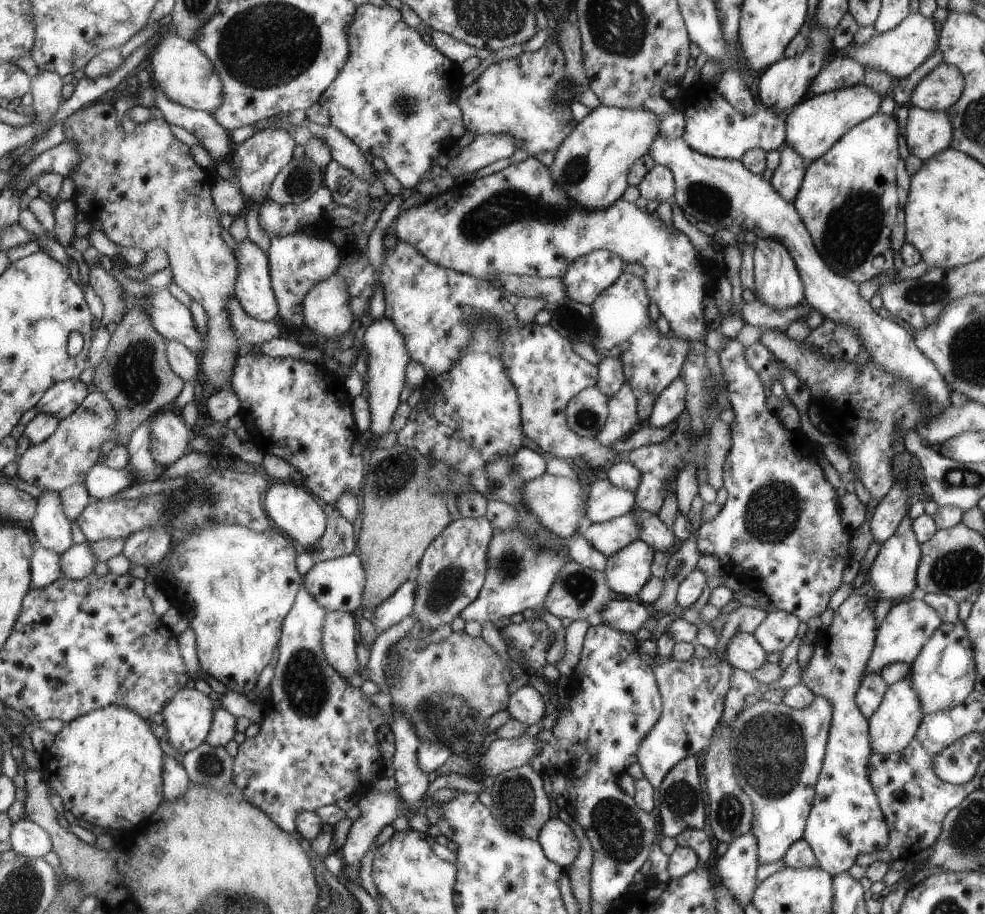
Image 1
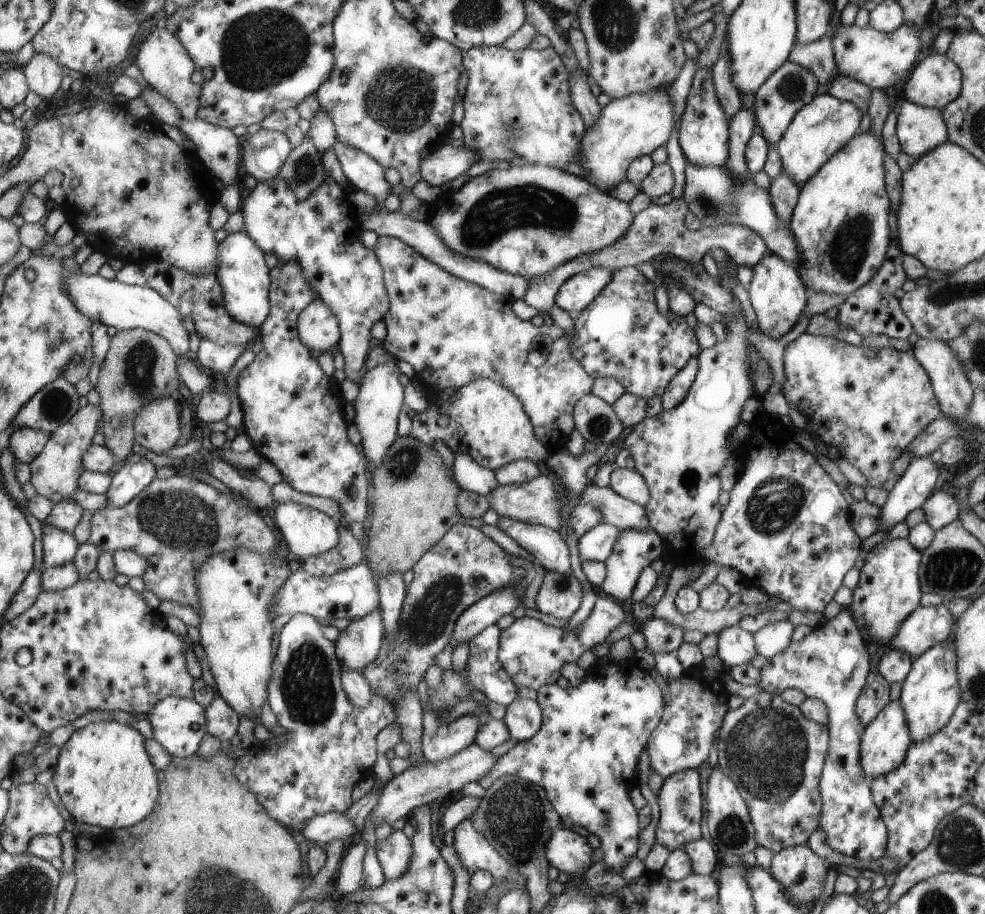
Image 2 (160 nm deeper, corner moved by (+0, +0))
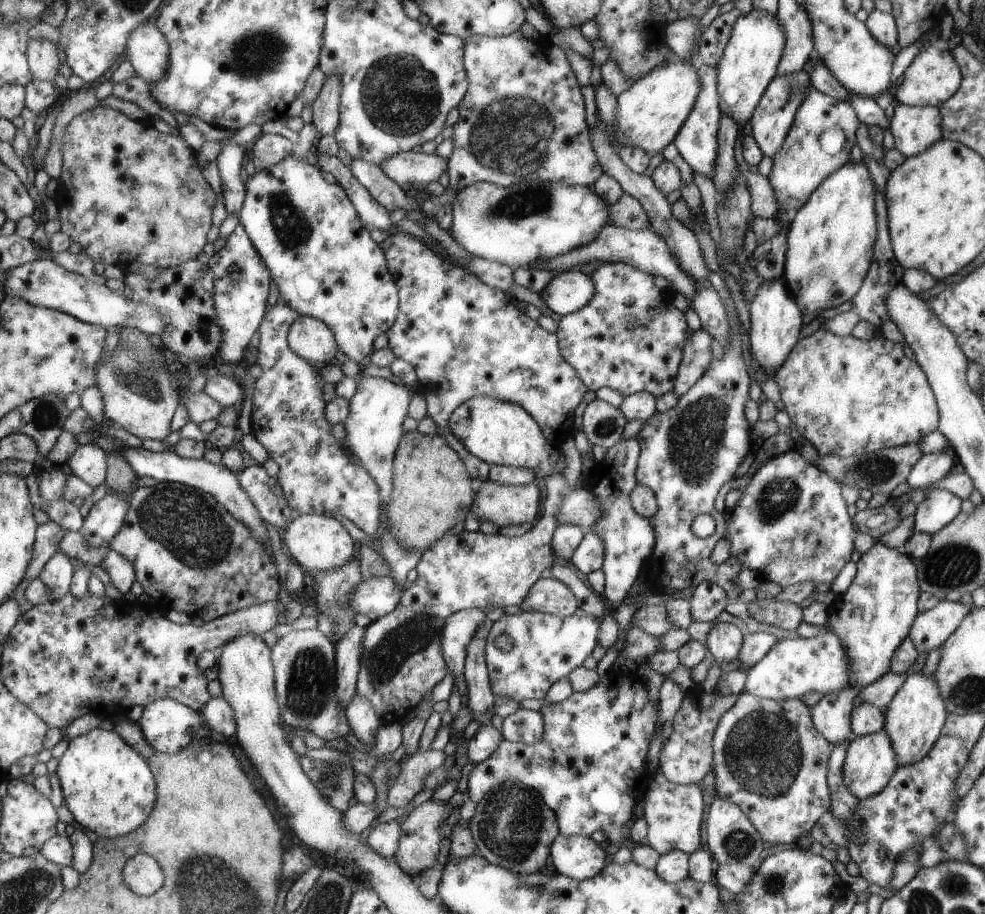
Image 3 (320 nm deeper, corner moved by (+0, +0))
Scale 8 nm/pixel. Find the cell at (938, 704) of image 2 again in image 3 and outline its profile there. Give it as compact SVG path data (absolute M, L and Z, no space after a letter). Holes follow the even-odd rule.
M921 671L912 672L892 696L884 714L883 728L892 743L897 768L917 763L928 754L941 734L946 716L944 700L932 674L927 677Z

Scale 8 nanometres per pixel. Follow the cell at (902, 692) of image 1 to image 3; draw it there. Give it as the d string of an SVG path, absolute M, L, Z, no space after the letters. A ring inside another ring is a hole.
M882 728L876 733L853 737L842 764L842 781L858 800L867 799L883 791L889 779L896 774L896 755L887 733Z

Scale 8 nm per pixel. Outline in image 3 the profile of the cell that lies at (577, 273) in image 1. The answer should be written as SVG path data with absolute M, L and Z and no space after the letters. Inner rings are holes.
M580 270L559 271L539 293L552 312L566 315L581 308L593 294L590 276Z

